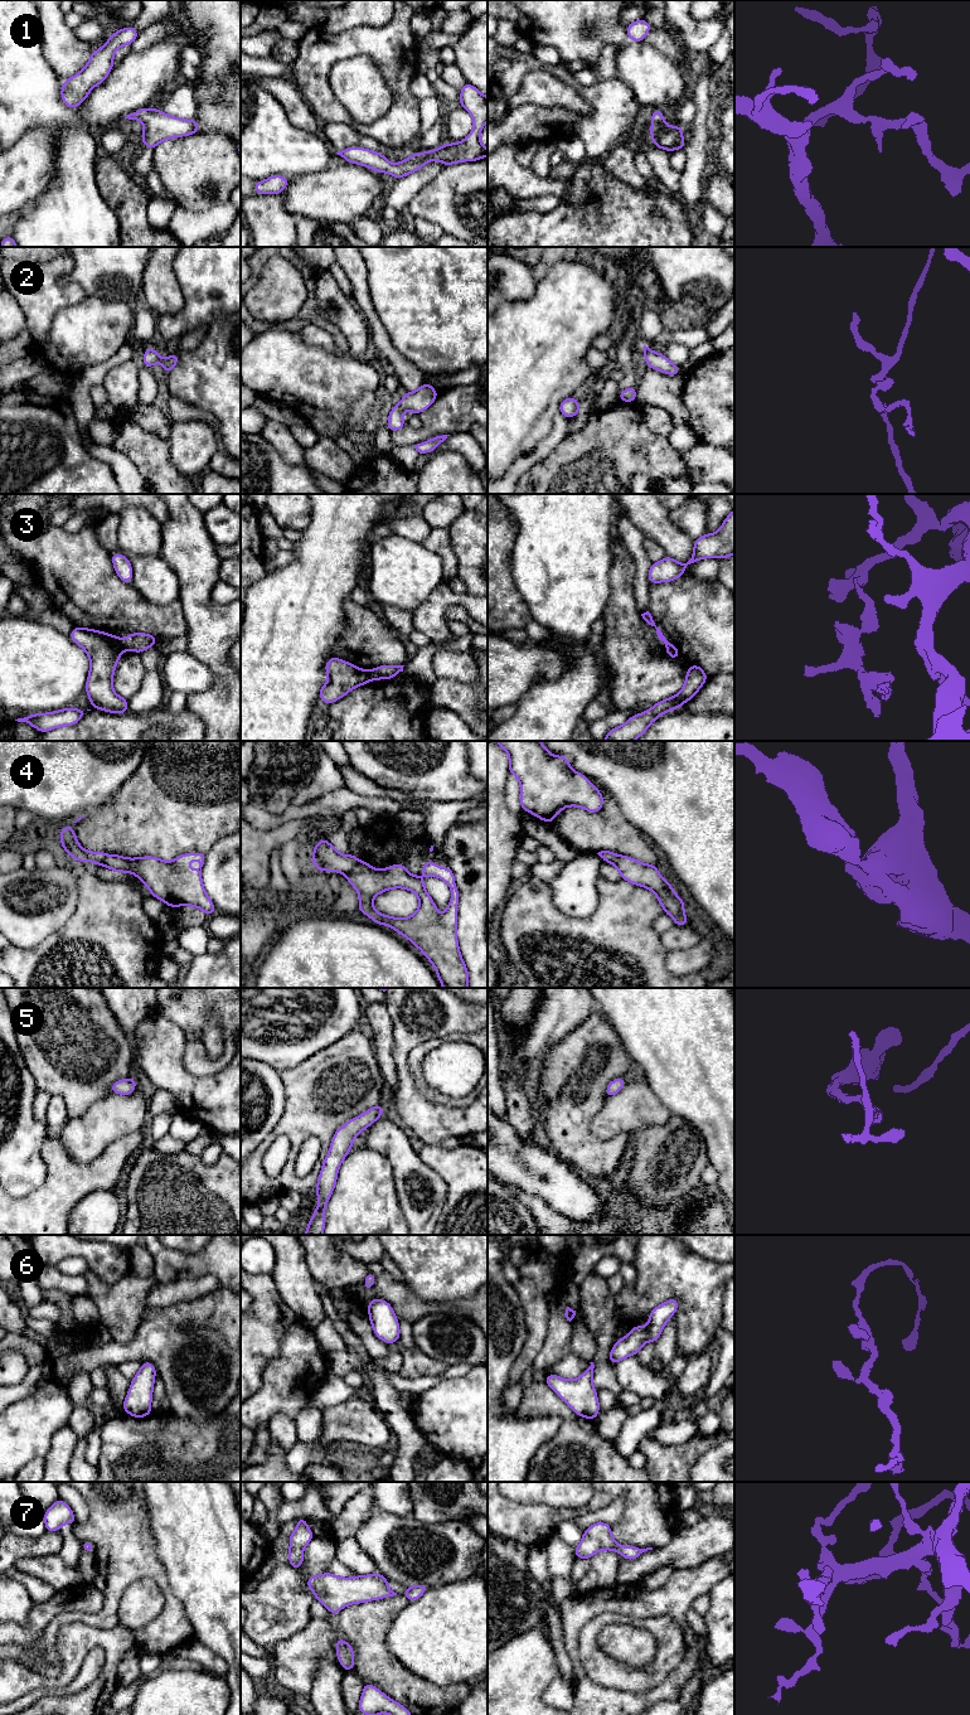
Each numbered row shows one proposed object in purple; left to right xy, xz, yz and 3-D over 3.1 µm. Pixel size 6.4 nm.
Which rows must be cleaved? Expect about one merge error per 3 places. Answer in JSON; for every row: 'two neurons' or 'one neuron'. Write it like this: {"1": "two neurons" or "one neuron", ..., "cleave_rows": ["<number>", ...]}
{"1": "one neuron", "2": "one neuron", "3": "two neurons", "4": "two neurons", "5": "one neuron", "6": "one neuron", "7": "one neuron", "cleave_rows": ["3", "4"]}

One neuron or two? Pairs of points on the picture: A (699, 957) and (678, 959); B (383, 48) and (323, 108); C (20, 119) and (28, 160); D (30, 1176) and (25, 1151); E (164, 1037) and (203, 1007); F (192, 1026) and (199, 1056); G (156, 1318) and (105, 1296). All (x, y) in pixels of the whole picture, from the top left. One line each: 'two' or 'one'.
A: one
B: one
C: two
D: one
E: two
F: one
G: two

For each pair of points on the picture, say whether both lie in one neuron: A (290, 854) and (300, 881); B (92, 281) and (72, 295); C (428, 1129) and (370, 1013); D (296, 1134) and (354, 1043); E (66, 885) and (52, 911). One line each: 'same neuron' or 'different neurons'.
A: same neuron
B: different neurons
C: different neurons
D: same neuron
E: same neuron

